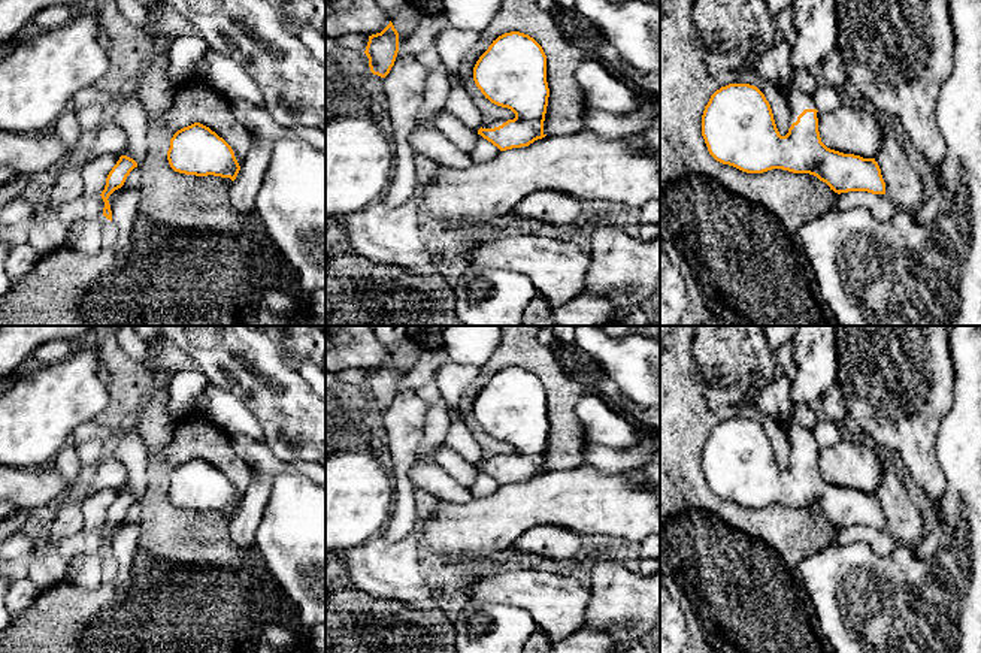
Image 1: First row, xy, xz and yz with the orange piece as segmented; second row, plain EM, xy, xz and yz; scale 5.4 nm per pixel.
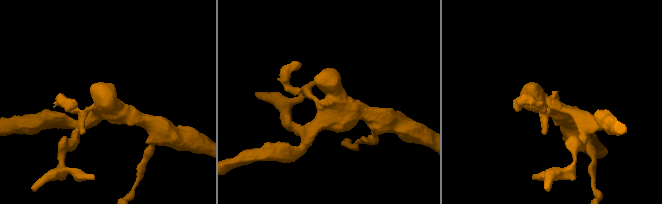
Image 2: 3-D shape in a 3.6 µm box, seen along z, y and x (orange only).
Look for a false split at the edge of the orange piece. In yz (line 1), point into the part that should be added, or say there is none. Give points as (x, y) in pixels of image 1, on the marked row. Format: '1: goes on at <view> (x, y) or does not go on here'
1: goes on at yz (798, 100)

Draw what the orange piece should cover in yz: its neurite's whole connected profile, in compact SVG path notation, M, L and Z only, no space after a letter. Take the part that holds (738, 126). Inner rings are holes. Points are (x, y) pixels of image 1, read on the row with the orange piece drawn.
M791 79L782 87L790 108L785 136L779 134L770 105L757 87L729 84L717 90L702 115L702 136L709 154L747 173L772 169L809 173L838 194L885 194L875 158L827 148L820 137L820 114L812 96L800 91Z

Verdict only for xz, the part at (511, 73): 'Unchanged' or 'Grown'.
Grown

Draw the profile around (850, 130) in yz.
M841 105L833 112L820 114L818 131L821 142L830 149L875 158L885 129L878 117L862 108Z

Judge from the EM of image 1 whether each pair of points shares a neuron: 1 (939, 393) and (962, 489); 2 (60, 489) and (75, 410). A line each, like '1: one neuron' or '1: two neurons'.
1: two neurons
2: two neurons

